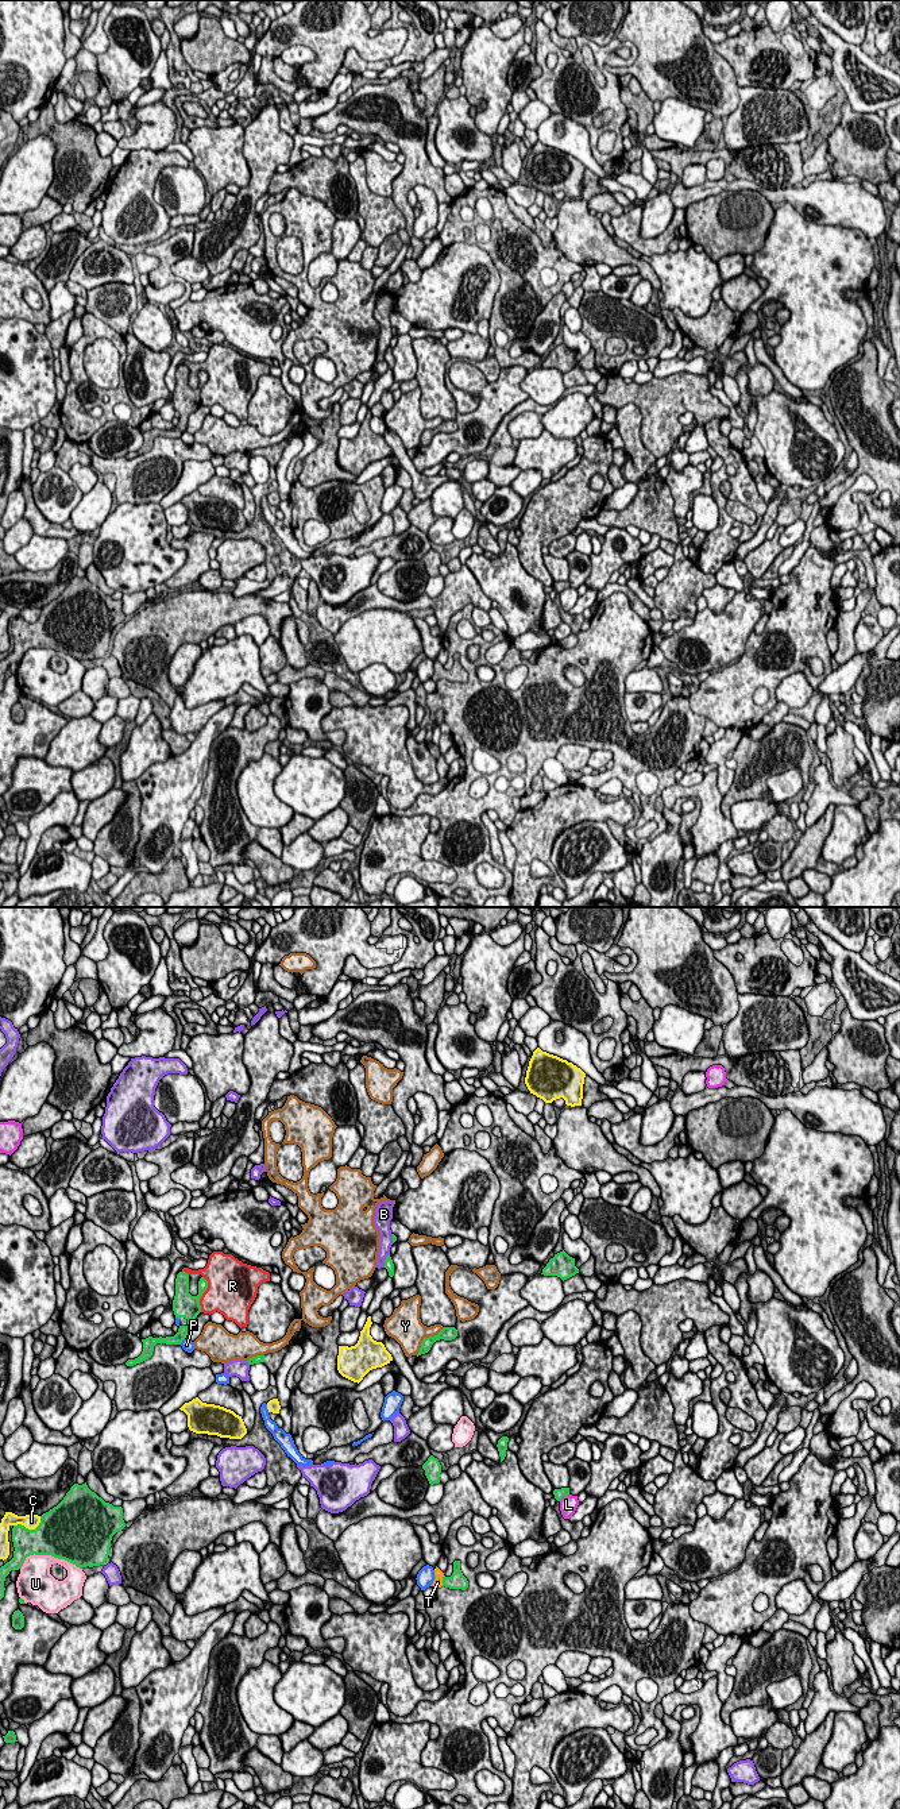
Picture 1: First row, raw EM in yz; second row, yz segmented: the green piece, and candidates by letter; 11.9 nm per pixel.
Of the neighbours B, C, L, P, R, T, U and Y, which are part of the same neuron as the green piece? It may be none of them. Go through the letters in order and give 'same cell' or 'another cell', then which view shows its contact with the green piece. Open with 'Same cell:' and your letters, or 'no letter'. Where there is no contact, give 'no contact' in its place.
Same cell: T
B: another cell | yz
C: another cell | yz
L: another cell | yz
P: another cell | yz
R: another cell | yz
T: same cell | yz
U: another cell | yz
Y: another cell | yz

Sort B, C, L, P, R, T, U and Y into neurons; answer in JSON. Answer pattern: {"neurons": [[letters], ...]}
{"neurons": [["B"], ["C", "R"], ["L"], ["P"], ["T"], ["U"], ["Y"]]}

